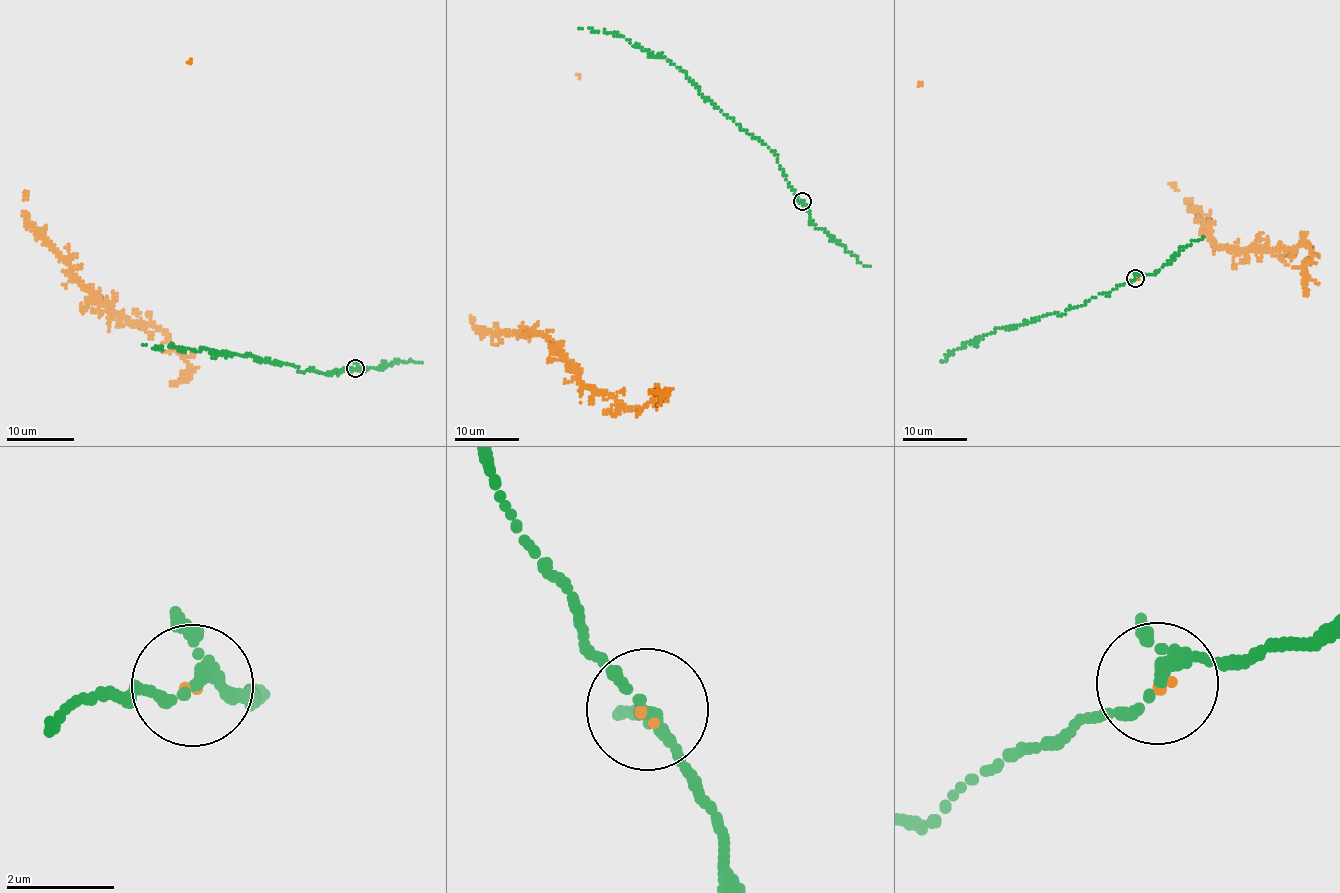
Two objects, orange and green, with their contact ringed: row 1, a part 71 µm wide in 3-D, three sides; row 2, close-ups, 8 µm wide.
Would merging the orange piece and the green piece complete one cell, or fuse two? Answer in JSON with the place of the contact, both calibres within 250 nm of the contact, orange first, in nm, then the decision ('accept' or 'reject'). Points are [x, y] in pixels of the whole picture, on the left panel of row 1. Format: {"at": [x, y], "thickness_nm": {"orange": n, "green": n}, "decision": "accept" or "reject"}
{"at": [355, 368], "thickness_nm": {"orange": 110, "green": 190}, "decision": "accept"}

